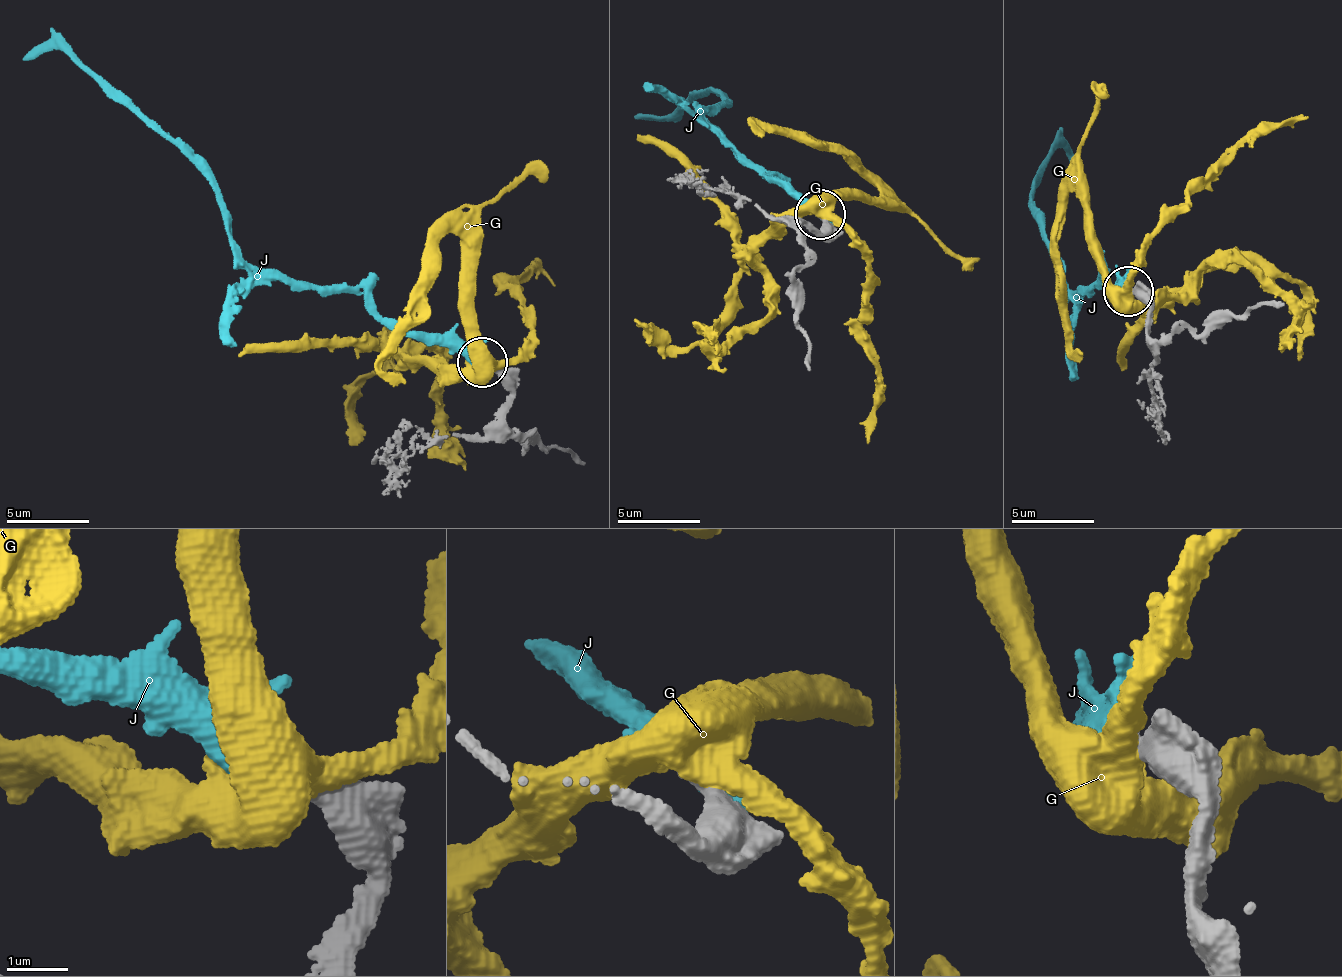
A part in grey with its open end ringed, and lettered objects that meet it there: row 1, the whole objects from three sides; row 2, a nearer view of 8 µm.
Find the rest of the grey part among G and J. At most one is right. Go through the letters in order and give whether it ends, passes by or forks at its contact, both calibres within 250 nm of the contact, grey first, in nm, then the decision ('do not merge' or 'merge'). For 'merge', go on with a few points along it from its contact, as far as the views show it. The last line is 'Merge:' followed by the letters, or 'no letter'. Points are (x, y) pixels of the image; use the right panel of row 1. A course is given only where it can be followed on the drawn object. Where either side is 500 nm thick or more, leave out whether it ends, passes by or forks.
G: calibres 420 and 650 nm; do not merge
J: calibres 340 and 550 nm; merge; course (1127, 292), (1116, 295), (1105, 272), (1082, 296), (1069, 288), (1045, 227), (1031, 205), (1058, 147), (1075, 164)
Merge: J

